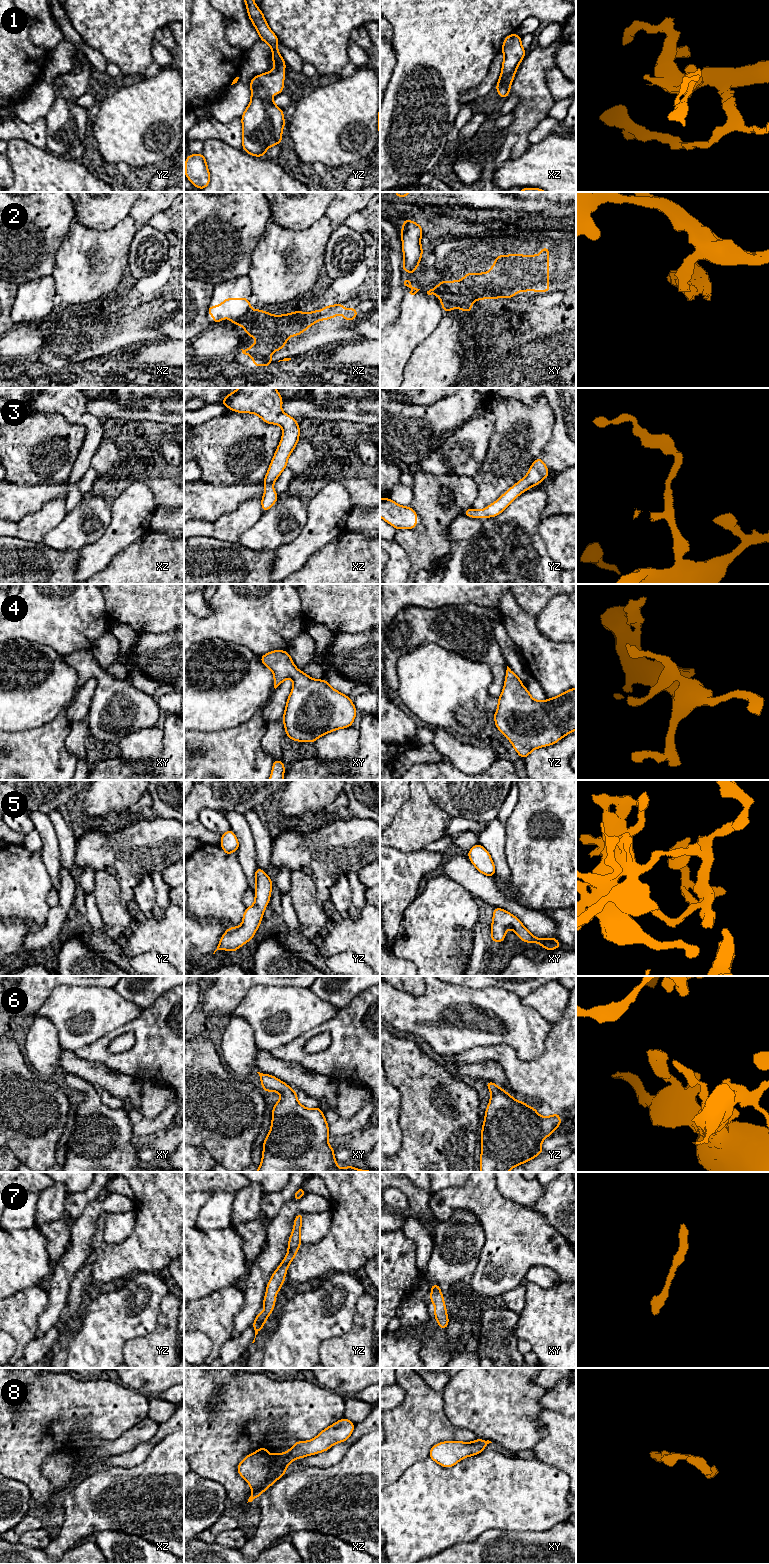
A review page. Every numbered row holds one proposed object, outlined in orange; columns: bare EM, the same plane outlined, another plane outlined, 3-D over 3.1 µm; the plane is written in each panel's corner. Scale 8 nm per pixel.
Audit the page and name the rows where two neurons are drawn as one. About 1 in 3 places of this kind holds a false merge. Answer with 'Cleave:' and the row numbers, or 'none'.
Cleave: 2

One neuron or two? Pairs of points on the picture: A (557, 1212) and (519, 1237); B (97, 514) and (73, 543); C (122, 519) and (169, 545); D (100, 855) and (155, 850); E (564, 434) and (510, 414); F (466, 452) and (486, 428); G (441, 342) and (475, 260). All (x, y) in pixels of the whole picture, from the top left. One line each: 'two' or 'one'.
A: two
B: one
C: two
D: one
E: two
F: one
G: two

